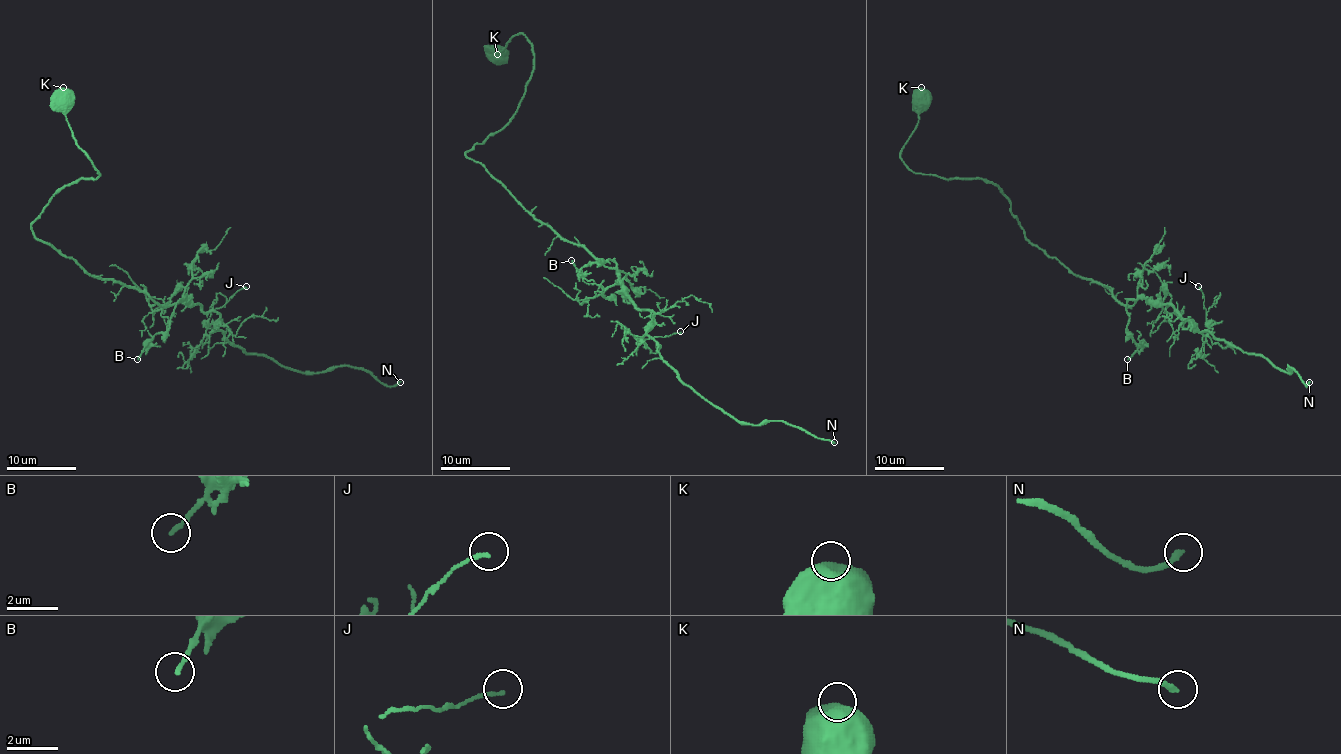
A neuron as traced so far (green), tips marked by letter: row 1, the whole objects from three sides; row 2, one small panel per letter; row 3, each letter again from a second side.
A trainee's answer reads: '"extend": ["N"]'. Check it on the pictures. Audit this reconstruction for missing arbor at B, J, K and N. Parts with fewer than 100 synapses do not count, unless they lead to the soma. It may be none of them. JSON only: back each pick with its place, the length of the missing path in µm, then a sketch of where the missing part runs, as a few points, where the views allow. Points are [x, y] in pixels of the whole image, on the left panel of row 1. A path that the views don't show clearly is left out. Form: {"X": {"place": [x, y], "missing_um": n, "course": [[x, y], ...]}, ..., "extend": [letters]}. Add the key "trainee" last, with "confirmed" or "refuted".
{"N": {"place": [400, 382], "missing_um": 70}, "extend": ["N"], "trainee": "confirmed"}

